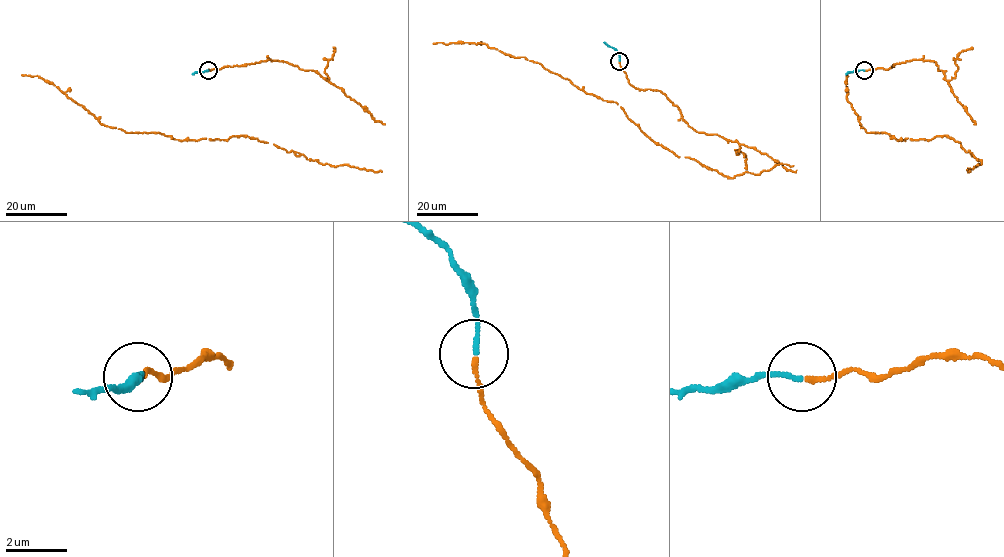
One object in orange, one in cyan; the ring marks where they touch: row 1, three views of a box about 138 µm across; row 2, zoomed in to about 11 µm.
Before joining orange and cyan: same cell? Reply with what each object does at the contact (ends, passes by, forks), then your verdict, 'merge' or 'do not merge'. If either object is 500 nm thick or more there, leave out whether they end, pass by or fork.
orange ends | cyan ends | merge

